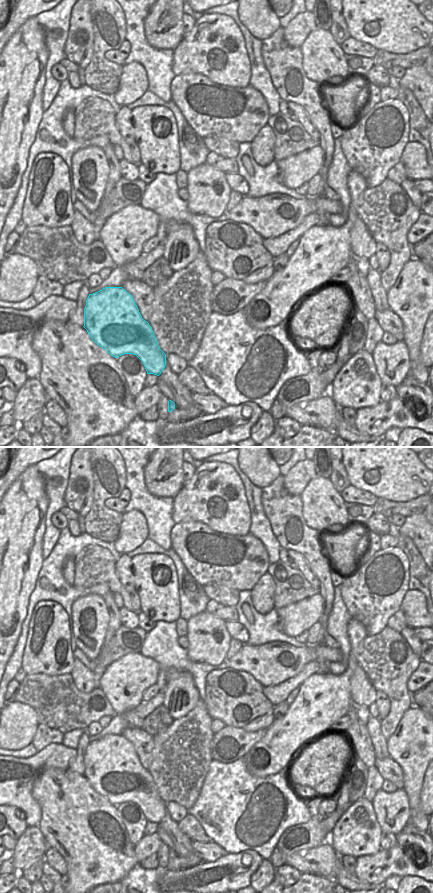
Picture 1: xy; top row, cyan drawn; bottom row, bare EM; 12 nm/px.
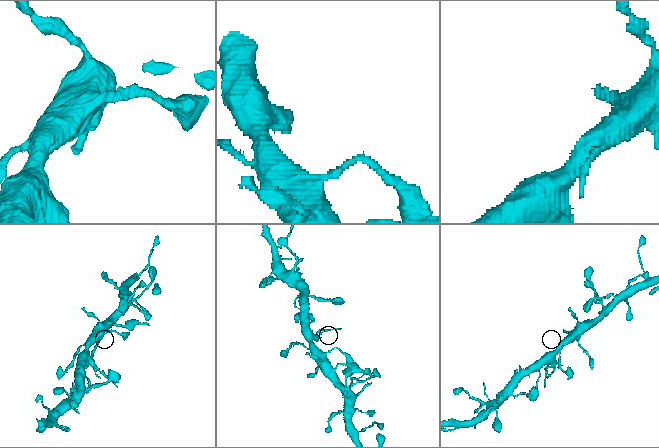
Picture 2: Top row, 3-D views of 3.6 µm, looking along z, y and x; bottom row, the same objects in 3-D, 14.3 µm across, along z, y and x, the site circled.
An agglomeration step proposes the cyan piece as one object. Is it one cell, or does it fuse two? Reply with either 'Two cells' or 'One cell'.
Two cells

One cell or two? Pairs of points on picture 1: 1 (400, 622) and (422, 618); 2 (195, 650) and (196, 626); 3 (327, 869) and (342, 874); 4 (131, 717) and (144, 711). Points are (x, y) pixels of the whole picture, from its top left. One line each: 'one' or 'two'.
1: two
2: one
3: two
4: two

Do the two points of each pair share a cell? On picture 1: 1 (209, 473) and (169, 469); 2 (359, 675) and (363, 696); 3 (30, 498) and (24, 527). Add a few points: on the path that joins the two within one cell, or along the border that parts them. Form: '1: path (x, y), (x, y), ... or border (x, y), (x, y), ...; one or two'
1: border (184, 481), (181, 489), (173, 497); two
2: path (359, 680), (362, 691); one
3: path (24, 505), (24, 520); one

